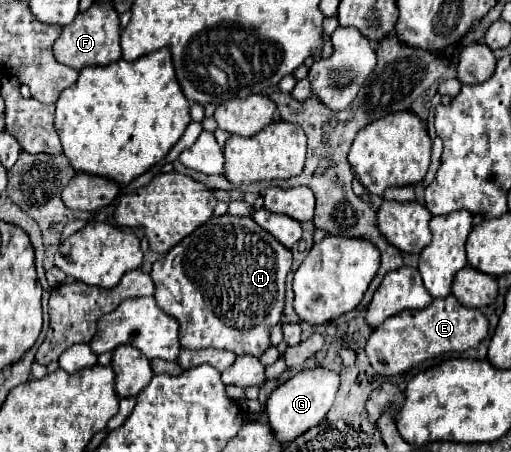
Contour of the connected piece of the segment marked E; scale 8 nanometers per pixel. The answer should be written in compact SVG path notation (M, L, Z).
M449 294L445 298L433 298L433 302L421 310L403 310L387 318L379 328L373 330L365 350L377 374L395 376L445 352L475 348L483 338L487 338L487 330L489 322L481 310L465 308L453 294Z

